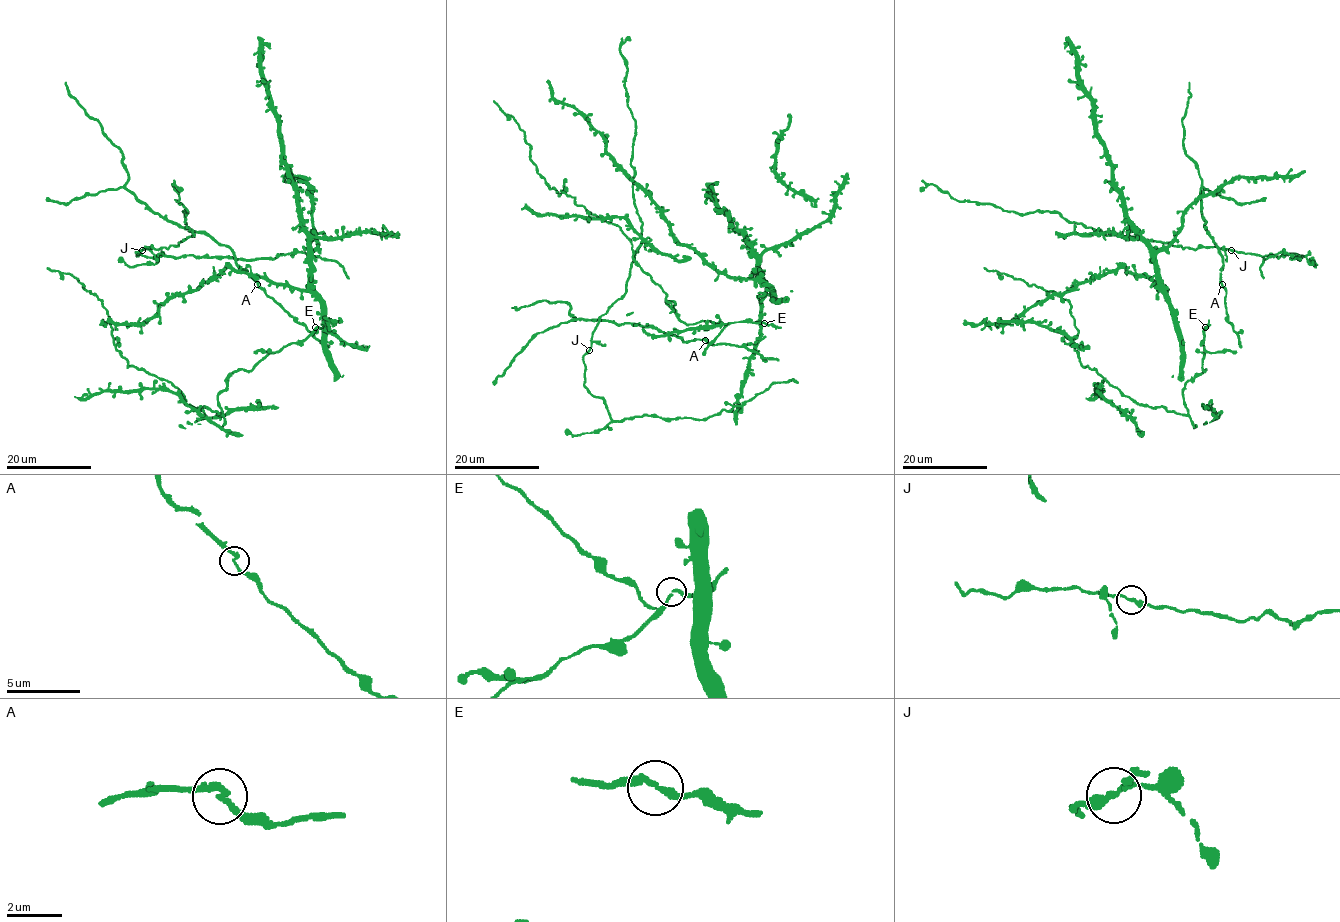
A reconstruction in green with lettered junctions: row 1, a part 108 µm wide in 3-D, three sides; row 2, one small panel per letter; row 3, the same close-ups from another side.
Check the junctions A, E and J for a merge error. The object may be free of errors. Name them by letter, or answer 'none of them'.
none of them

